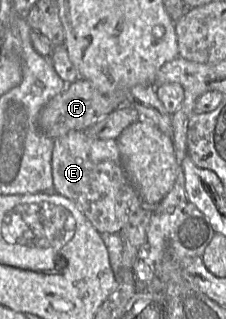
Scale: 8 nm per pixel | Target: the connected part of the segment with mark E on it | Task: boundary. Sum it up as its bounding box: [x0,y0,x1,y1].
[52,131,143,233]

